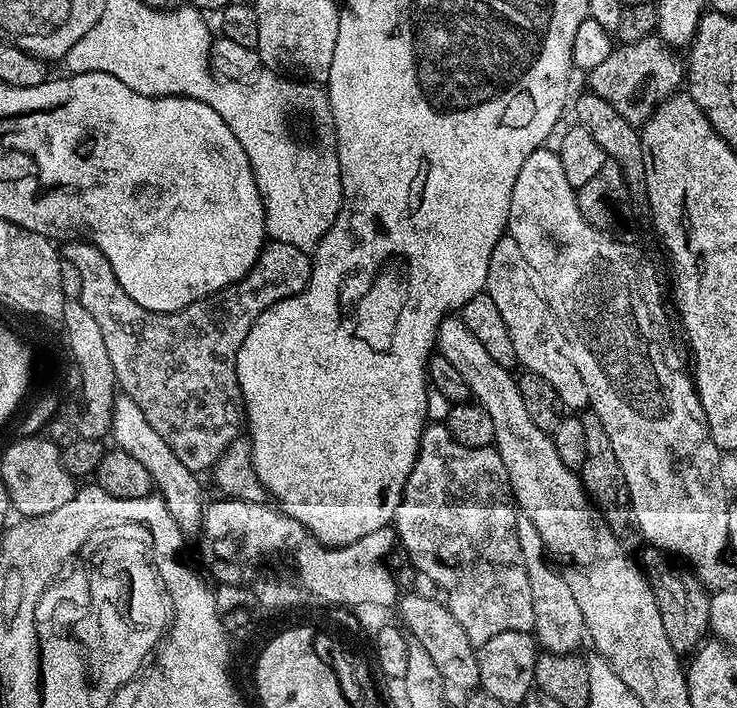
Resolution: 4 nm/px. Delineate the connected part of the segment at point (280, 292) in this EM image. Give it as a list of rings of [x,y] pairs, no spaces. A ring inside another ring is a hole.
[[[76,238],[71,242],[65,243],[62,248],[62,256],[63,259],[69,260],[79,270],[79,273],[82,274],[80,305],[86,310],[90,310],[90,315],[94,317],[102,330],[102,342],[106,342],[106,354],[110,354],[110,366],[114,366],[114,374],[116,375],[119,391],[123,395],[130,397],[134,402],[138,402],[138,410],[142,410],[142,414],[146,414],[146,422],[150,422],[150,426],[154,426],[154,430],[158,430],[158,434],[162,434],[162,442],[166,442],[166,446],[170,446],[170,450],[174,450],[174,454],[178,454],[178,462],[182,462],[182,466],[186,466],[197,474],[207,473],[215,465],[217,458],[238,438],[234,434],[232,422],[226,420],[226,394],[230,390],[230,380],[232,380],[234,374],[216,374],[216,370],[220,370],[220,366],[236,364],[236,352],[242,346],[250,326],[262,312],[286,298],[297,296],[306,287],[312,277],[311,255],[305,249],[298,246],[290,246],[290,242],[272,240],[265,243],[259,258],[254,262],[254,266],[239,282],[226,286],[221,292],[216,292],[213,296],[207,296],[206,299],[194,302],[177,312],[151,312],[142,306],[138,306],[138,302],[134,302],[134,298],[130,298],[130,294],[126,294],[126,290],[122,290],[118,278],[114,278],[114,270],[110,270],[110,262],[106,262],[102,250],[98,250],[96,245],[88,243],[87,239]]]

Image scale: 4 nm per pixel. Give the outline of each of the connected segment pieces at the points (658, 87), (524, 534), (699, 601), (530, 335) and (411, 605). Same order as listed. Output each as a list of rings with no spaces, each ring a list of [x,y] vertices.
[[[656,34],[635,42],[621,43],[613,47],[610,58],[587,73],[587,87],[598,94],[598,98],[606,98],[606,102],[626,118],[626,122],[643,126],[655,108],[669,96],[677,95],[679,88],[676,87],[685,83],[686,68],[681,61],[680,64],[676,61],[676,56],[677,53]]]
[[[517,515],[516,533],[520,552],[524,556],[526,574],[530,578],[530,598],[534,602],[534,635],[539,647],[543,651],[558,654],[576,652],[579,644],[585,643],[586,629],[582,610],[578,610],[578,602],[574,599],[574,590],[570,590],[563,575],[555,567],[548,568],[549,561],[546,559],[544,543],[534,522],[528,516]]]
[[[648,546],[645,549],[645,552],[638,556],[638,560],[644,569],[644,575],[648,577],[648,581],[656,589],[657,597],[659,597],[662,627],[666,629],[666,638],[669,639],[671,648],[677,655],[691,655],[710,632],[708,626],[709,597],[691,571],[683,567],[682,569],[671,568],[668,565],[669,557],[658,548]]]
[[[504,235],[498,246],[494,246],[494,254],[490,254],[490,270],[486,270],[486,291],[490,298],[494,298],[494,306],[498,306],[502,322],[506,322],[510,342],[514,342],[516,364],[523,371],[546,378],[546,382],[558,390],[558,398],[565,409],[587,409],[586,382],[582,382],[582,374],[578,374],[578,366],[574,366],[574,358],[568,349],[564,332],[554,318],[552,307],[546,302],[530,262],[526,262],[522,250],[518,250],[518,242],[514,242],[512,236]]]
[[[408,592],[399,597],[398,609],[400,608],[399,623],[406,629],[407,635],[418,638],[423,648],[431,655],[431,660],[438,666],[442,678],[453,689],[468,688],[476,690],[480,688],[480,675],[478,674],[477,649],[466,638],[466,630],[454,618],[454,614],[447,605],[439,605],[432,594],[419,596],[416,592]]]

